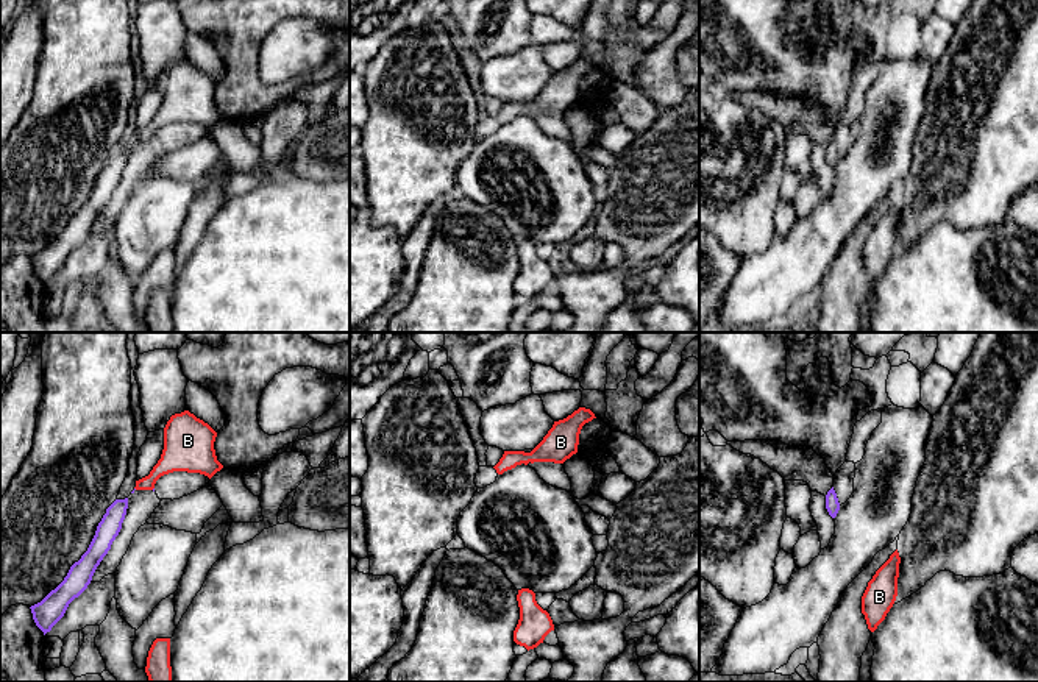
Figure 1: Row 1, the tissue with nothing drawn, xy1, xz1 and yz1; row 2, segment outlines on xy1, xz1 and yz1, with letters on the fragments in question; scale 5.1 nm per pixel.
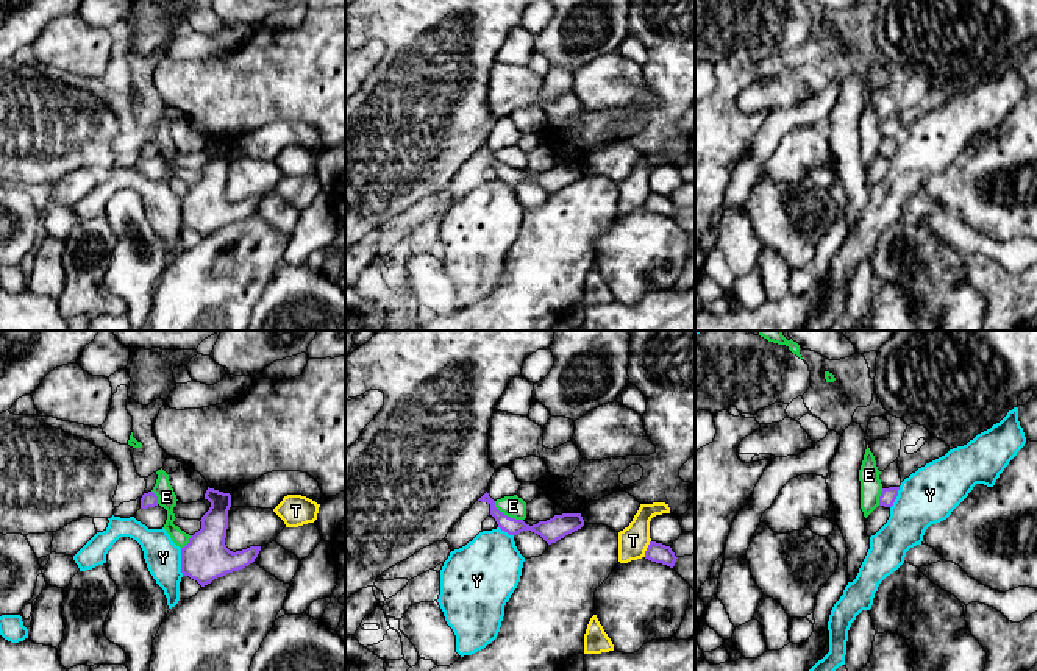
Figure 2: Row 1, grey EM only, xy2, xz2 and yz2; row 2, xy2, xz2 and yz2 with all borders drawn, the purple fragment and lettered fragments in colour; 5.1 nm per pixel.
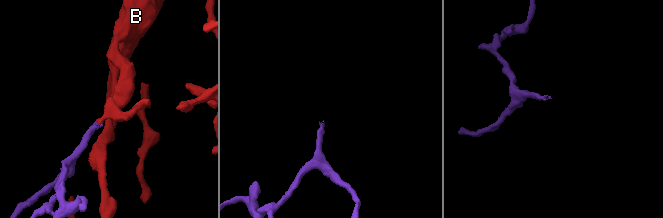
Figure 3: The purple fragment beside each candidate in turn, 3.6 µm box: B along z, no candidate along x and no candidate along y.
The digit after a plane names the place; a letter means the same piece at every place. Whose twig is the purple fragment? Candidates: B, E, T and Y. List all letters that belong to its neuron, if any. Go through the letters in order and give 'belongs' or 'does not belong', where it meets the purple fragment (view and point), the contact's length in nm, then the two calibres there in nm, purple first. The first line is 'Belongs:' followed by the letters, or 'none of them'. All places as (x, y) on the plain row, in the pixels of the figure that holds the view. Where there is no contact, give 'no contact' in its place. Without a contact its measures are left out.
Belongs: B
B: belongs | no contact
E: does not belong | xz2 (506, 166) | 180 nm | 120/110 nm
T: does not belong | xz2 (647, 198) | 90 nm | 100/160 nm
Y: does not belong | xy2 (181, 213) | 140 nm | 240/190 nm

